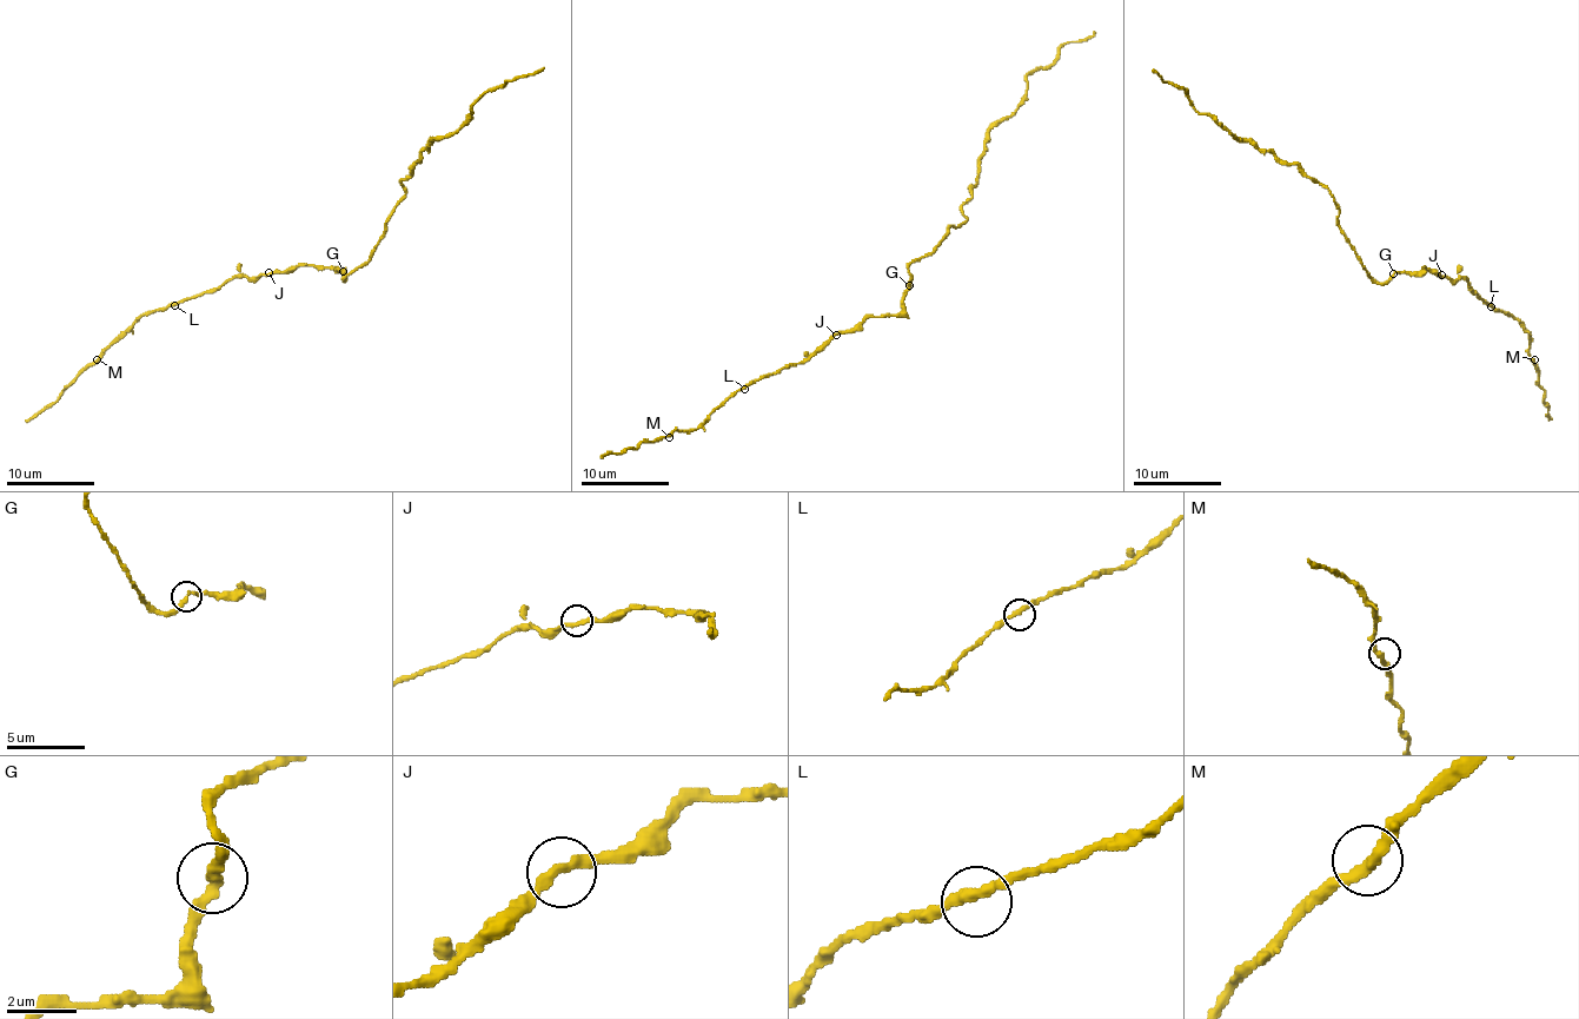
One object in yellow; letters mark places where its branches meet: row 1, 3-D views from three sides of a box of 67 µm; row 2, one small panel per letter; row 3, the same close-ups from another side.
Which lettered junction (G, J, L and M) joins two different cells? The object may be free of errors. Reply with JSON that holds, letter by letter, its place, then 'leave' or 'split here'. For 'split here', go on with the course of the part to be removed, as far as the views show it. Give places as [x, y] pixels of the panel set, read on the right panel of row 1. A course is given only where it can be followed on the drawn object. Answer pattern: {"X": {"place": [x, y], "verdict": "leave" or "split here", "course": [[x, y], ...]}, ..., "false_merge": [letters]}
{"G": {"place": [1393, 273], "verdict": "leave"}, "J": {"place": [1441, 275], "verdict": "leave"}, "L": {"place": [1491, 306], "verdict": "leave"}, "M": {"place": [1534, 359], "verdict": "leave"}, "false_merge": []}

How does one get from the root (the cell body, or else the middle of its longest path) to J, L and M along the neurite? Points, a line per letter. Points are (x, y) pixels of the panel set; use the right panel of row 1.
J: (1388, 278), (1394, 272), (1424, 269), (1441, 275)
L: (1388, 278), (1394, 272), (1426, 269), (1453, 280), (1464, 278), (1491, 306)
M: (1388, 278), (1426, 269), (1453, 280), (1464, 278), (1486, 304), (1518, 321), (1534, 359)

